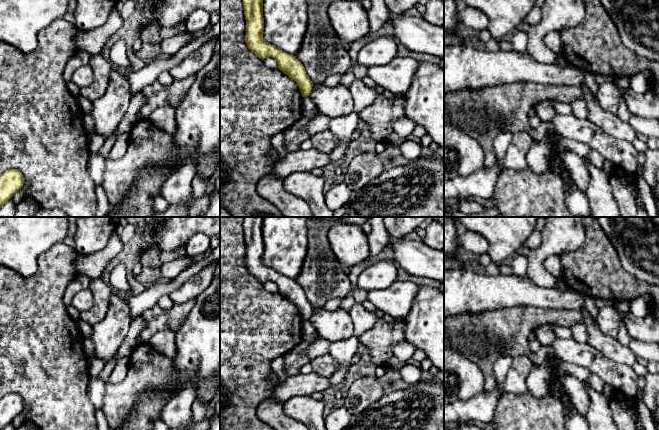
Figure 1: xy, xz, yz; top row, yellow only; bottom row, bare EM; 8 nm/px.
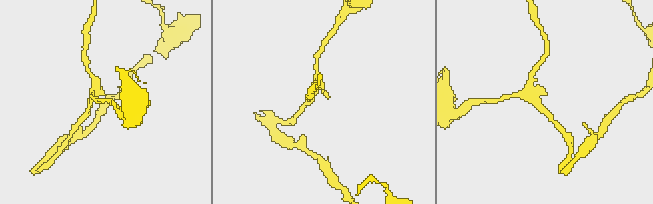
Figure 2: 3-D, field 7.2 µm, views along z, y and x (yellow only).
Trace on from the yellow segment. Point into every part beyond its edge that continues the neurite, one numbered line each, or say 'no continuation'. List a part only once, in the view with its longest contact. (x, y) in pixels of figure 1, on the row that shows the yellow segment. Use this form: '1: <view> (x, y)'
no continuation

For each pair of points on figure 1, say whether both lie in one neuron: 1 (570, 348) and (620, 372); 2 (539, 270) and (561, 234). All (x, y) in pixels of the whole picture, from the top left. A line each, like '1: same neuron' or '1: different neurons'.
1: same neuron
2: same neuron

